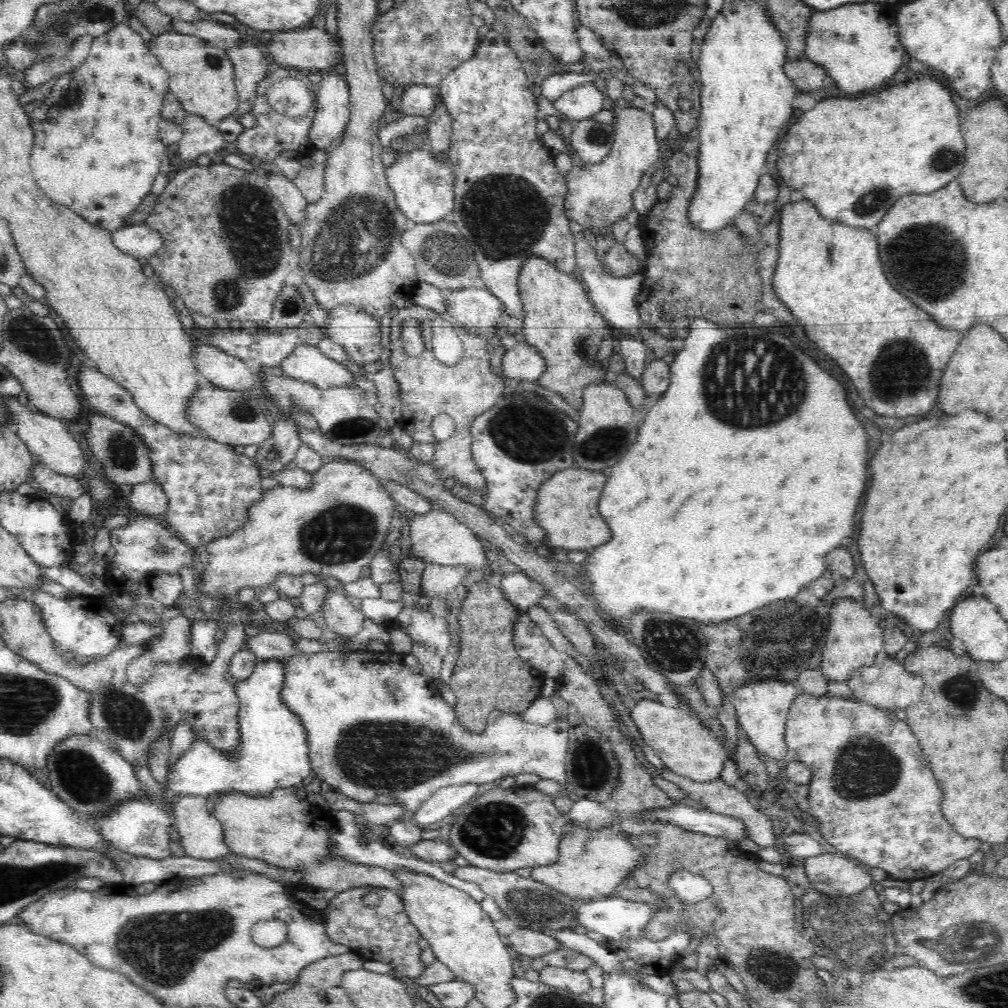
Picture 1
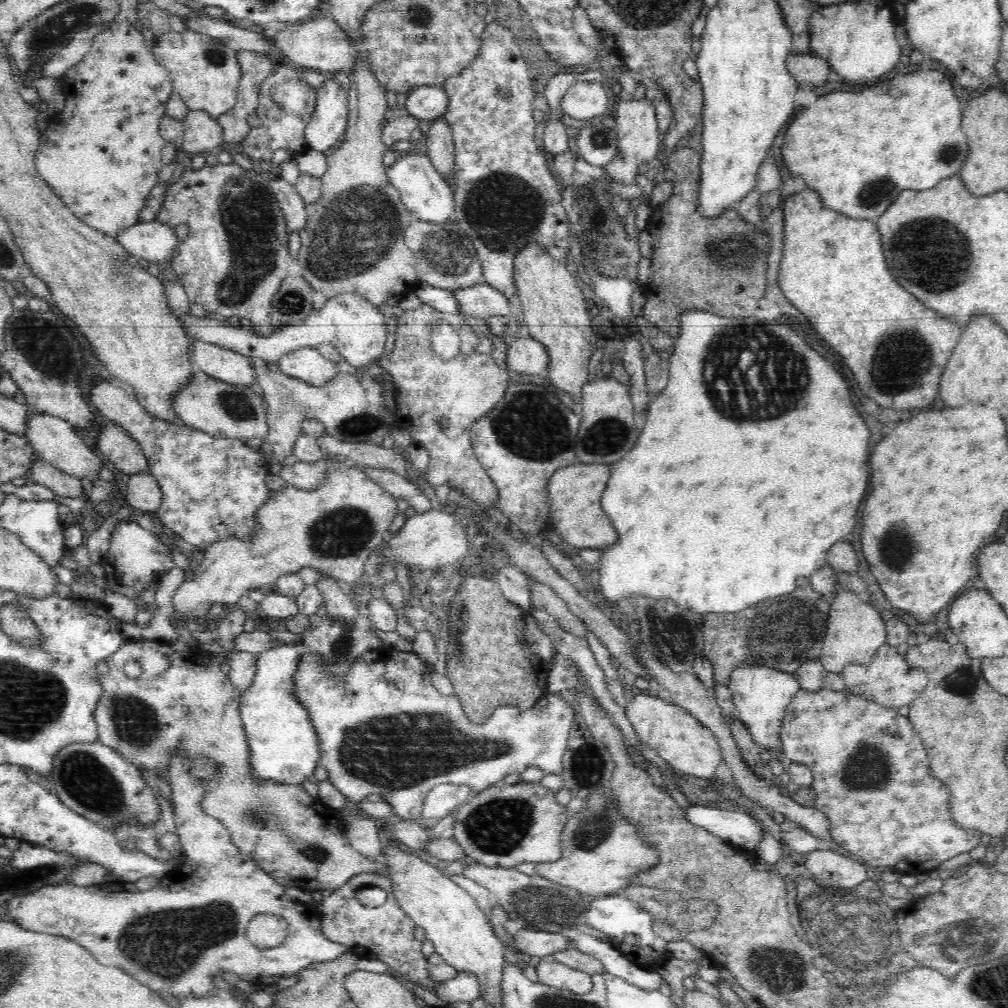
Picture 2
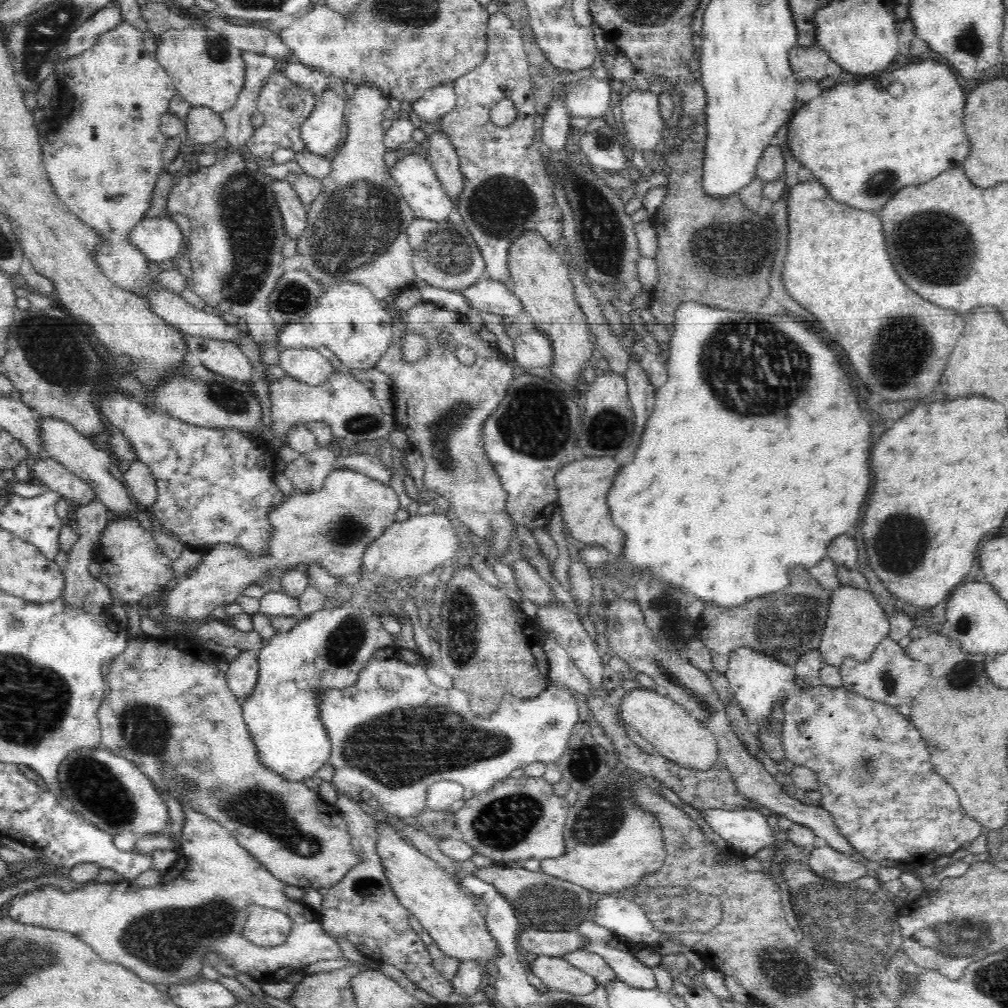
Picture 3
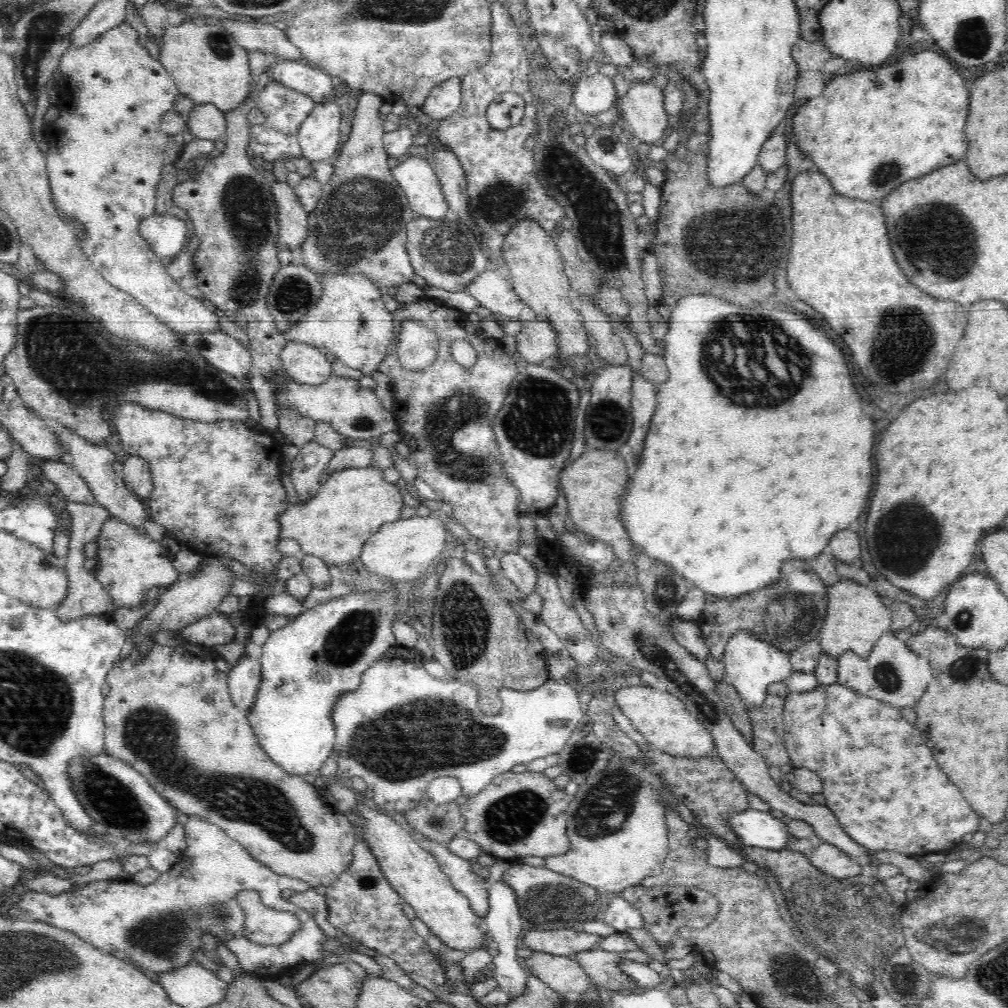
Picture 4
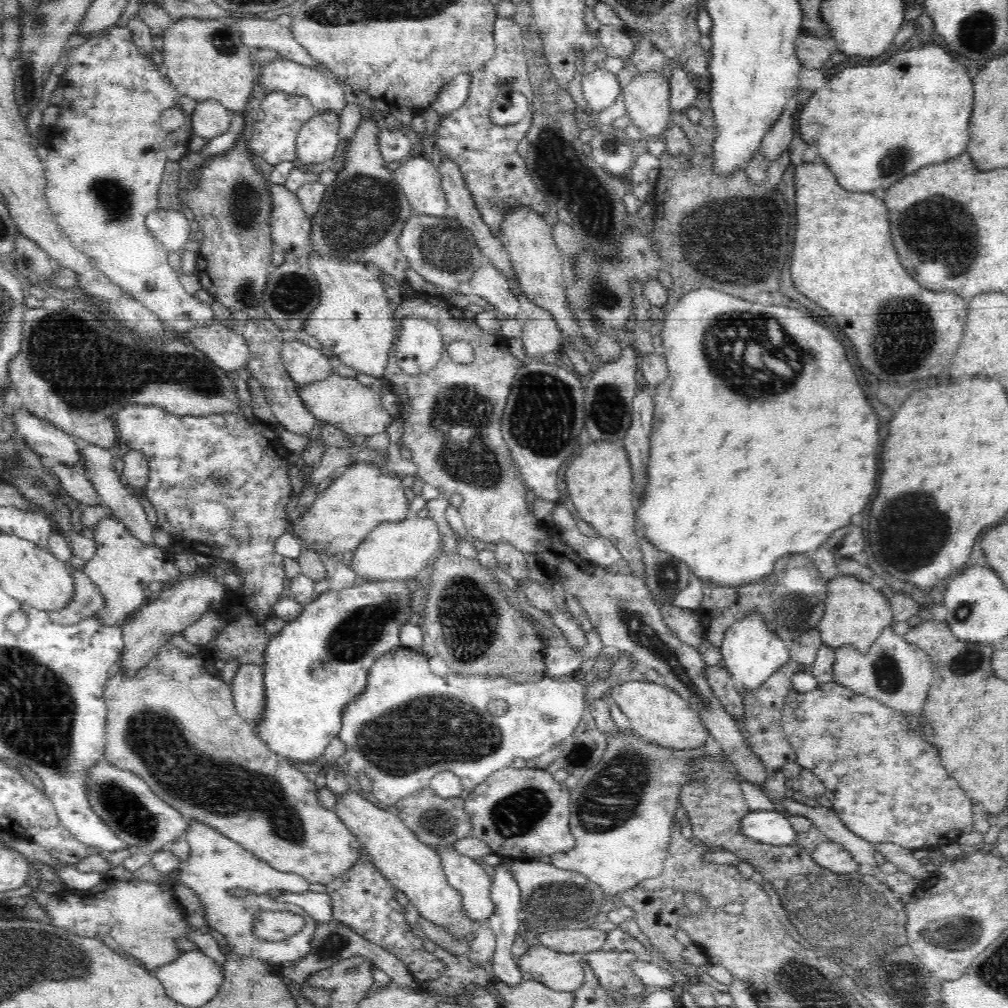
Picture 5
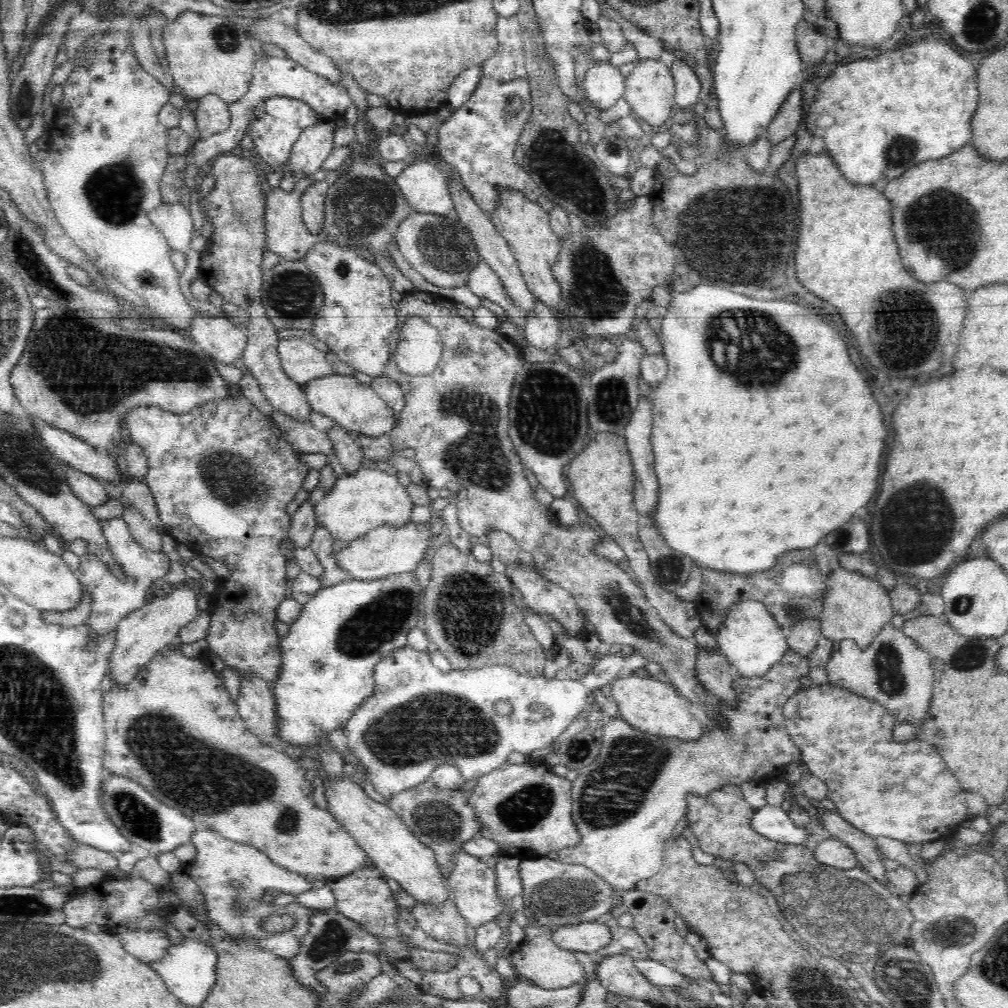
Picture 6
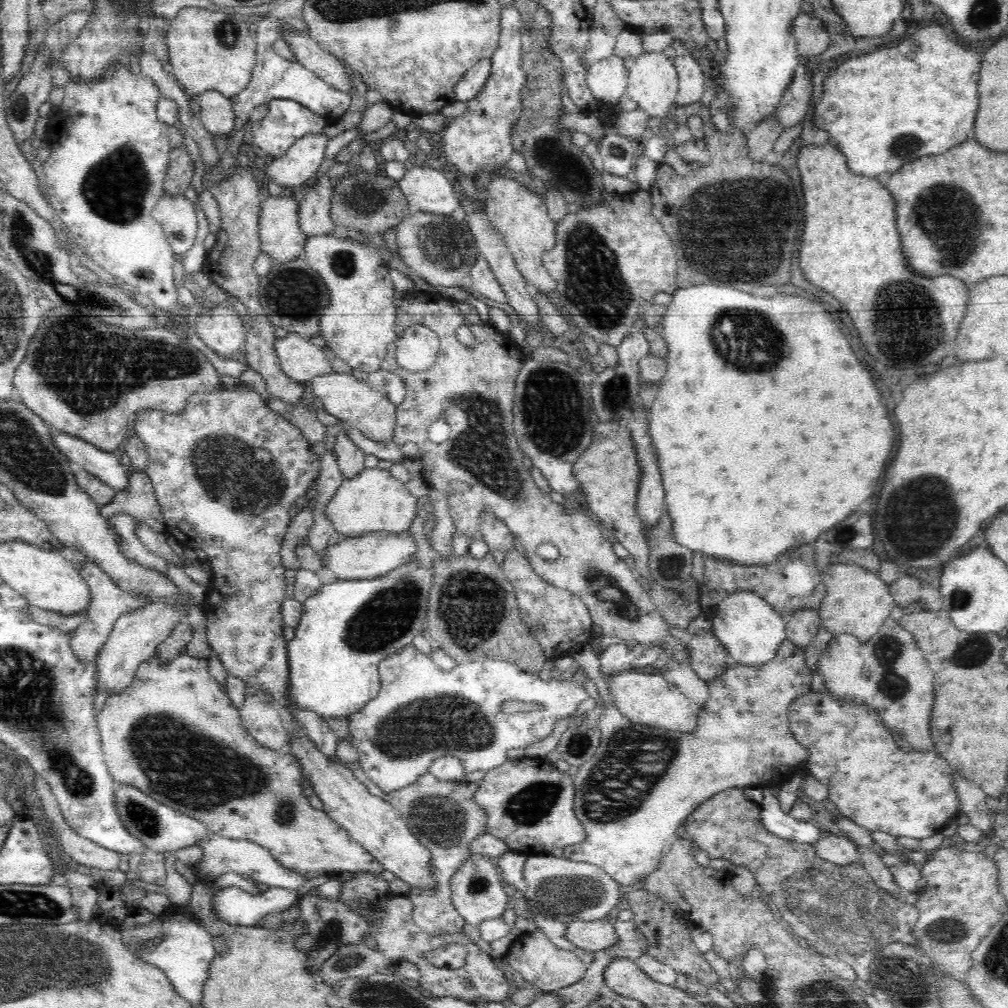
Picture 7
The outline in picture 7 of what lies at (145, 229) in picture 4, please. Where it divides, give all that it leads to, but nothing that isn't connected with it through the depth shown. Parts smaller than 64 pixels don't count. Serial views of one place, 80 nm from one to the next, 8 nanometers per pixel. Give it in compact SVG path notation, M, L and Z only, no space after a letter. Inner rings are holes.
M164 195L154 206L152 216L162 225L174 254L183 257L192 248L198 230L196 210L192 202L185 196Z

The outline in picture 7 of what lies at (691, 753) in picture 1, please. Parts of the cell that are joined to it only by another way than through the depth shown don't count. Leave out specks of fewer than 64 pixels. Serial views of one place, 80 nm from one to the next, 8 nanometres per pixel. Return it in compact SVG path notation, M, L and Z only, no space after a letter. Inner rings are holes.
M624 671L611 678L611 698L617 709L628 719L638 724L647 724L664 730L695 732L697 715L691 709L688 698L680 689L670 684L659 672L642 673Z

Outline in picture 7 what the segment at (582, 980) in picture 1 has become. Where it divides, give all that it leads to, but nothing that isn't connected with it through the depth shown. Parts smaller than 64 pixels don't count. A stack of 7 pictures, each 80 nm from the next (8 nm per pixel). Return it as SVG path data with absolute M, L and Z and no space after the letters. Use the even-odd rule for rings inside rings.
M541 931L516 939L506 952L504 961L508 962L516 972L519 972L522 978L530 982L533 988L544 993L551 993L578 982L587 971L587 966L574 952L557 948Z

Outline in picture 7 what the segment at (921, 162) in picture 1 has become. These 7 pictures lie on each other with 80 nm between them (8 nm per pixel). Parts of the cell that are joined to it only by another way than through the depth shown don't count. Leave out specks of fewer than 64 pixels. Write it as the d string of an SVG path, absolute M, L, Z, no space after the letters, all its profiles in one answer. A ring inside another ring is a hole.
M936 19L932 26L920 26L920 30L916 30L916 34L909 34L905 39L894 46L894 48L884 48L856 58L850 58L840 63L836 68L829 71L828 76L824 79L823 89L820 93L818 104L814 107L813 123L818 130L829 132L829 142L835 144L839 151L846 157L848 170L856 176L867 176L868 178L877 178L882 172L893 174L900 170L902 166L910 164L922 156L928 154L944 154L950 148L962 144L964 140L968 140L972 136L973 124L979 107L979 94L977 93L979 72L981 71L981 52L973 46L960 46L952 40L948 40L948 36L944 28L938 25Z

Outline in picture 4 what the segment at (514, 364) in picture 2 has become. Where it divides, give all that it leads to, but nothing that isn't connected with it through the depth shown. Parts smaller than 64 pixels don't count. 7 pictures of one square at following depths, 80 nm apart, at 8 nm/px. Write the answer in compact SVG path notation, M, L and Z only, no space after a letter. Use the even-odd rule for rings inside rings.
M534 320L523 322L522 330L515 336L518 354L530 364L541 364L546 358L555 355L558 344L558 337L556 331L547 320Z

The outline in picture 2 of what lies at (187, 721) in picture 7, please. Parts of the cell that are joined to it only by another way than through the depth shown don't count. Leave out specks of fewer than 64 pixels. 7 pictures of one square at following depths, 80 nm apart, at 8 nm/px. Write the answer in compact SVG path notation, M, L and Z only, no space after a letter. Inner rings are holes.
M230 611L218 624L217 642L222 651L216 654L214 662L209 667L206 664L192 662L192 657L194 659L199 651L196 647L187 649L187 655L181 656L183 652L167 654L168 648L160 646L160 640L124 641L122 646L105 660L108 672L96 675L98 684L102 687L99 703L93 712L97 724L97 740L118 751L118 754L143 772L164 774L164 777L168 774L171 756L177 755L178 747L184 747L185 764L196 757L210 759L218 767L218 774L214 776L214 780L206 782L202 809L228 829L234 846L244 854L250 855L261 870L270 874L286 888L298 887L310 892L332 892L363 873L383 872L388 877L388 870L380 860L370 860L350 845L340 811L322 804L318 798L312 798L301 784L276 784L273 780L253 778L249 766L249 744L239 709L241 692L232 686L228 675L221 670L222 664L228 662L226 654L236 651L236 636L245 632L244 620L242 612ZM130 661L136 661L142 666L143 673L140 676L126 676L123 669Z

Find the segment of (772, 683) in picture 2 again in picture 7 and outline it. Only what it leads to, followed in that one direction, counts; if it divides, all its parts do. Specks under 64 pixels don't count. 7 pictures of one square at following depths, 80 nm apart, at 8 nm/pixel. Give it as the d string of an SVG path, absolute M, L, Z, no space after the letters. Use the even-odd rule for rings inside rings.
M738 590L718 604L712 633L723 644L735 664L758 669L775 658L776 650L787 638L786 625L782 614L776 612L761 596L751 590Z

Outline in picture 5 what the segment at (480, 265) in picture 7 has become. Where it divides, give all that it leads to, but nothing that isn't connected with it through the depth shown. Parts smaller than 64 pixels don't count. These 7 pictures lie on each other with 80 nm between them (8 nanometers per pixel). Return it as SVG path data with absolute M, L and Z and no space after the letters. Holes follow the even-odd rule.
M480 267L469 280L473 294L487 300L496 310L499 319L516 318L520 300L510 287L506 275L496 267Z

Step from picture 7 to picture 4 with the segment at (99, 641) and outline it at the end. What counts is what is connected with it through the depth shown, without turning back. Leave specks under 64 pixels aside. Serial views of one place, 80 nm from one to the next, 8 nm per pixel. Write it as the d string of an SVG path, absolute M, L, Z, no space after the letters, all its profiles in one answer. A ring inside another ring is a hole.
M113 517L103 523L98 544L96 565L90 569L96 580L106 587L108 595L112 597L114 609L126 607L136 609L145 601L150 588L167 587L179 579L179 572L172 564L172 557L162 548L158 541L154 541L148 533L125 524Z

